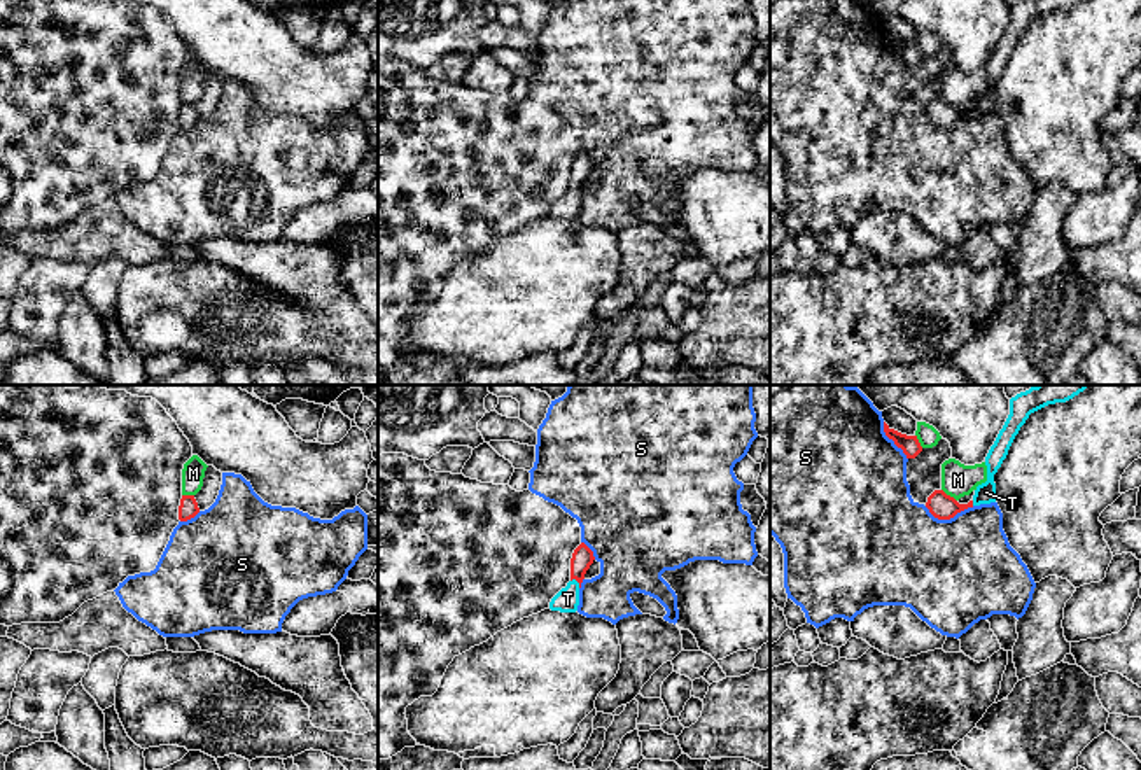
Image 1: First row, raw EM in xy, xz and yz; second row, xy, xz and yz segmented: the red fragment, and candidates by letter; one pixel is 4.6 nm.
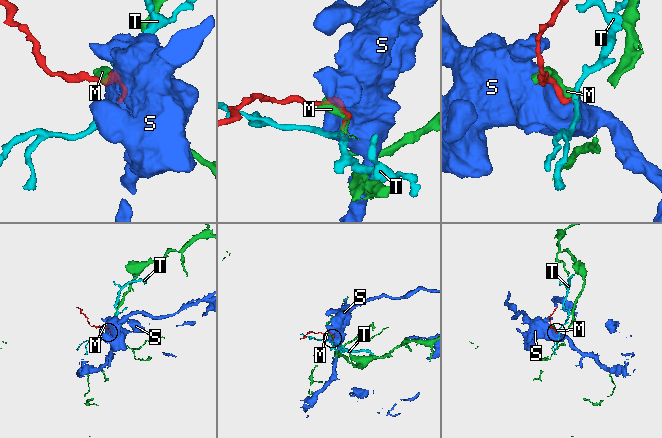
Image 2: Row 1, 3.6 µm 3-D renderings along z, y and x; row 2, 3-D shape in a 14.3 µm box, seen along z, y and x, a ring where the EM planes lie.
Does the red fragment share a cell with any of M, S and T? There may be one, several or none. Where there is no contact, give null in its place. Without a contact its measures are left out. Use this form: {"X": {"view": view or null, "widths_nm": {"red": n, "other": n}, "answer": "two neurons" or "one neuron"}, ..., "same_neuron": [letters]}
{"M": {"view": "yz", "widths_nm": {"red": 120, "other": 160}, "answer": "two neurons"}, "S": {"view": "yz", "widths_nm": {"red": 120, "other": 500}, "answer": "two neurons"}, "T": {"view": "xz", "widths_nm": {"red": 100, "other": 110}, "answer": "one neuron"}, "same_neuron": ["T"]}

